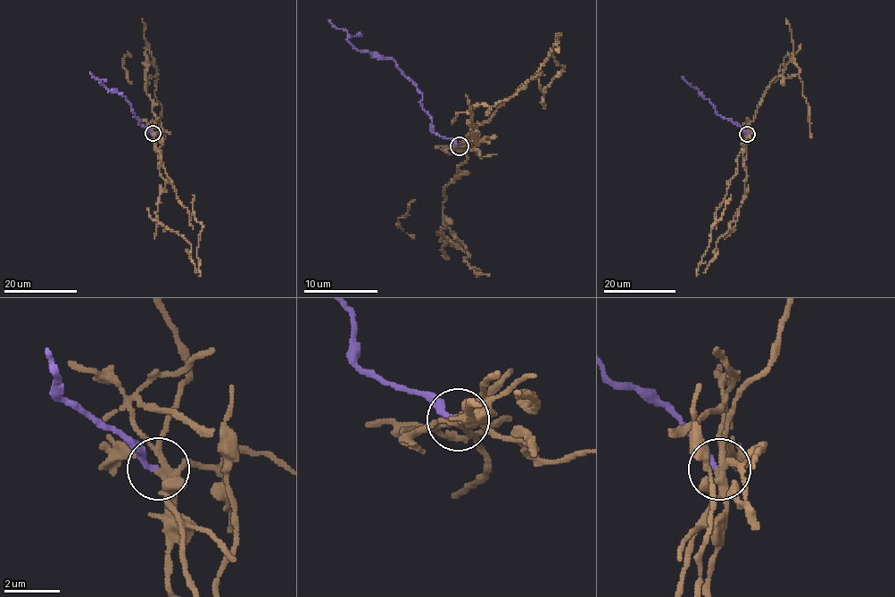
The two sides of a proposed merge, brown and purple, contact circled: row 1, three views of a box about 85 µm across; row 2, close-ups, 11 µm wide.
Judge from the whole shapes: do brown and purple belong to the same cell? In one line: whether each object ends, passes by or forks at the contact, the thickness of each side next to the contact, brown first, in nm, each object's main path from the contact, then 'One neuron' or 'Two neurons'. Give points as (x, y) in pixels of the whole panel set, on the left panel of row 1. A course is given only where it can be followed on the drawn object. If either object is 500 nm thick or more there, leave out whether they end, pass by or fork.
At the ring brown forks. At the ring purple ends. Thickness 260 nm (brown) against 190 nm. Course of brown: (153, 133), (178, 202), (186, 209), (190, 219), (192, 213), (203, 227), (197, 250), (199, 277). Course of purple: (153, 133), (140, 124), (130, 104), (120, 93), (108, 90), (90, 72). Two neurons

